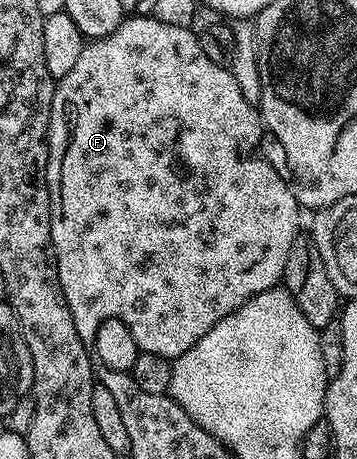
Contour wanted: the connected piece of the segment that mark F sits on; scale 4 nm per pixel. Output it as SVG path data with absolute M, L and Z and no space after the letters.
M153 16L138 17L142 18L123 17L111 34L87 41L72 72L57 79L52 96L50 151L46 165L46 183L50 189L50 239L54 245L54 261L58 263L60 288L68 300L72 320L76 320L76 332L80 332L80 340L84 340L88 348L93 347L96 332L104 320L118 318L124 325L142 322L142 318L150 314L150 310L146 310L146 306L150 306L146 294L166 294L166 322L194 326L194 334L204 336L208 328L224 320L224 316L240 308L252 296L273 290L283 281L289 250L300 234L300 207L291 183L278 175L276 167L254 155L254 149L264 135L264 123L255 103L244 100L244 92L240 92L226 66L204 56L204 48L200 48L198 34L193 29L164 24Z

